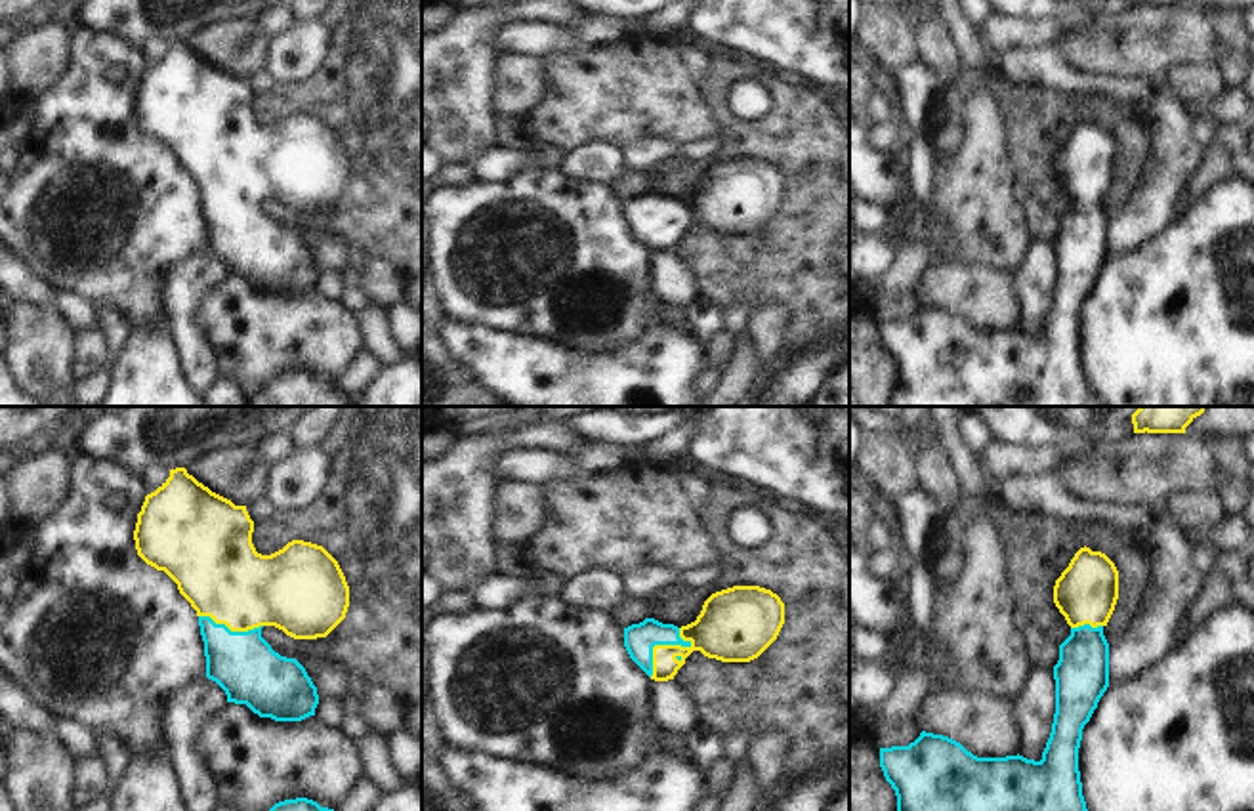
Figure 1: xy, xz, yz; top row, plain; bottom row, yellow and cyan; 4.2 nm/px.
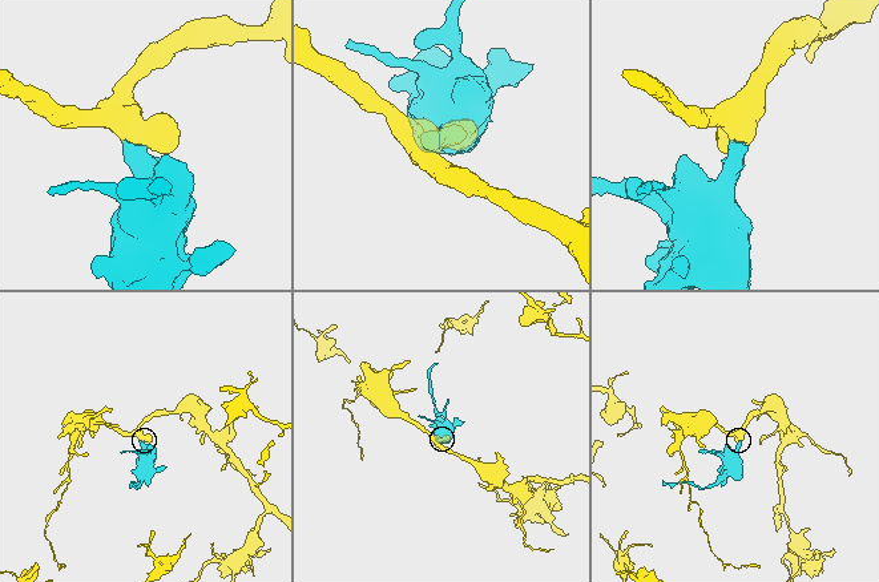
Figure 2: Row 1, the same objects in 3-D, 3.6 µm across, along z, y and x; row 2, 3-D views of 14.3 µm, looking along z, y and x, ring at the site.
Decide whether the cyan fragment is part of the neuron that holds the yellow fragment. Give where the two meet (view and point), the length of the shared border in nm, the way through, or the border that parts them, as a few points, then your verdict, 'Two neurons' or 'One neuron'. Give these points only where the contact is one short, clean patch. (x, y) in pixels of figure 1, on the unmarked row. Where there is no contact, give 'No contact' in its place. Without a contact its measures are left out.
Touches yellow at xz (665, 218). Shared border 240 nm. Path across: xz (722, 203), (688, 218), (665, 218), (651, 218), (640, 210). One neuron.

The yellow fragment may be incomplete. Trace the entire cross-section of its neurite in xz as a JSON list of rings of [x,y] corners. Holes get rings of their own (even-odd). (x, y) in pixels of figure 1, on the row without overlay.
[[[733,158],[712,166],[687,198],[645,191],[624,200],[624,219],[651,252],[668,254],[693,223],[721,235],[750,235],[777,212],[783,197],[784,176],[777,166]]]

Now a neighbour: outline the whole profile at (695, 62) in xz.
[[[674,44],[676,50],[679,52],[679,61],[689,73],[691,78],[699,80],[706,74],[708,59],[710,55],[704,52],[699,52],[695,48],[683,48]]]

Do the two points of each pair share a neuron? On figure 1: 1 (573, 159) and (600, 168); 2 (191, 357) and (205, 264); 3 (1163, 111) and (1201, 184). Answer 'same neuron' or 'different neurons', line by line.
1: same neuron
2: same neuron
3: different neurons

